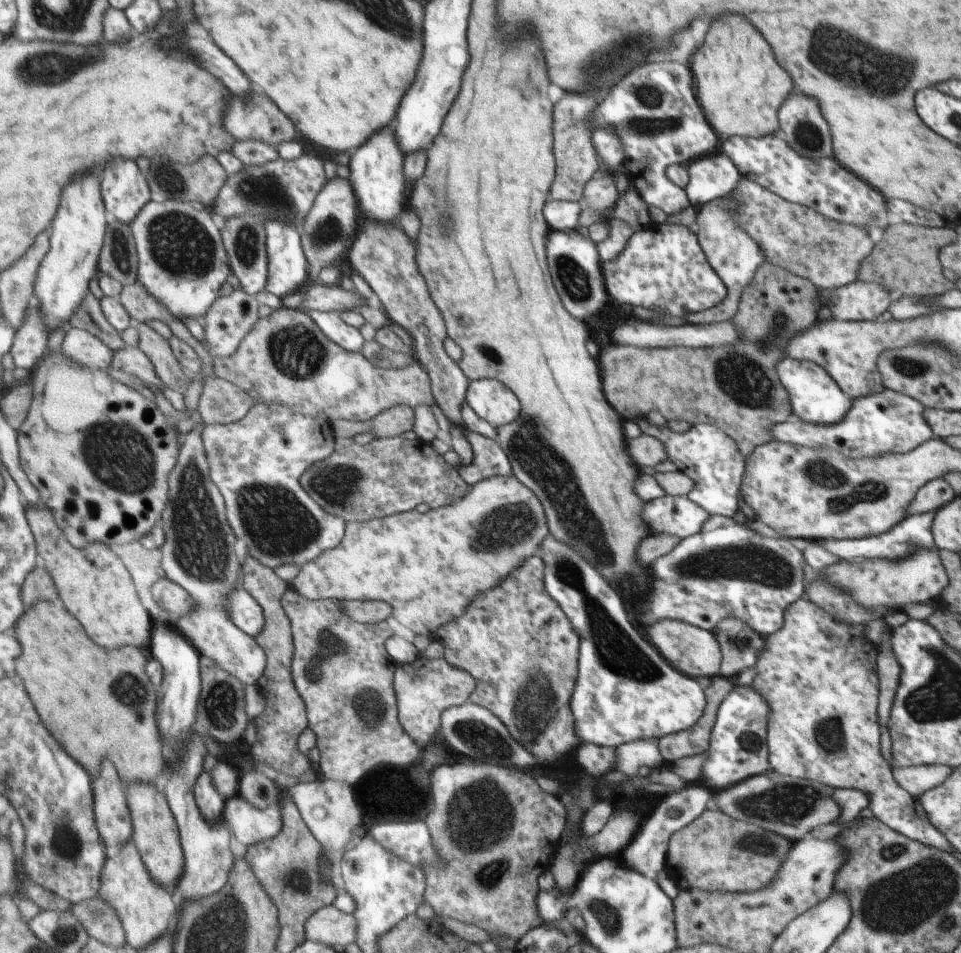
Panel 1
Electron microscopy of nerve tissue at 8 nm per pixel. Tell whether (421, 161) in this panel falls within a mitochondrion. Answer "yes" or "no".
no

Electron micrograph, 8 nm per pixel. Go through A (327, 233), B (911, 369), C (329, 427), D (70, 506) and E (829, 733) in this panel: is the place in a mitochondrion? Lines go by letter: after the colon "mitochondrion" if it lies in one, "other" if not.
A: mitochondrion
B: mitochondrion
C: other
D: other
E: mitochondrion

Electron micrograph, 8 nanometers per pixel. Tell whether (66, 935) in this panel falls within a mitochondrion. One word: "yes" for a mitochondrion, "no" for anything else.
yes

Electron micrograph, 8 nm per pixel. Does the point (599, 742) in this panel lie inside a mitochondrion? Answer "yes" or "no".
no

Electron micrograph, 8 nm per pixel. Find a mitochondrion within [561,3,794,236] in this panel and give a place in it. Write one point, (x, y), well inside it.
(636, 44)

